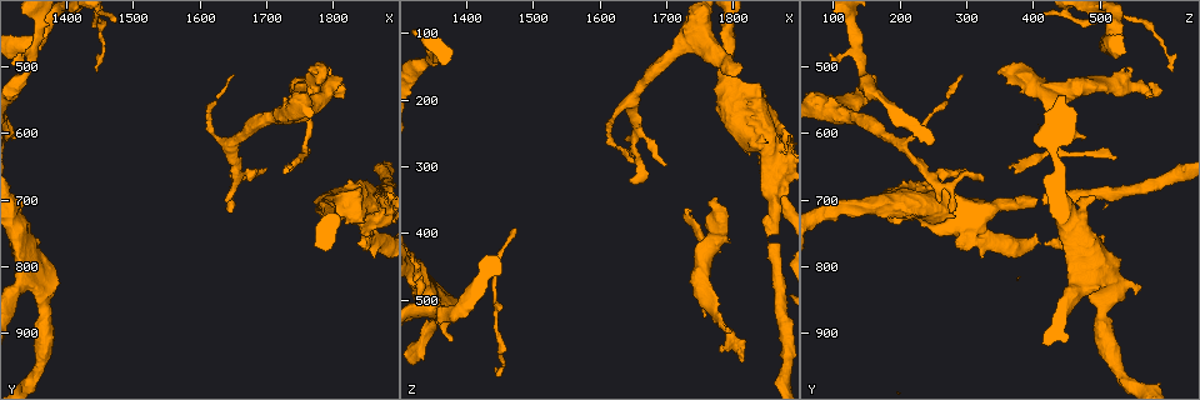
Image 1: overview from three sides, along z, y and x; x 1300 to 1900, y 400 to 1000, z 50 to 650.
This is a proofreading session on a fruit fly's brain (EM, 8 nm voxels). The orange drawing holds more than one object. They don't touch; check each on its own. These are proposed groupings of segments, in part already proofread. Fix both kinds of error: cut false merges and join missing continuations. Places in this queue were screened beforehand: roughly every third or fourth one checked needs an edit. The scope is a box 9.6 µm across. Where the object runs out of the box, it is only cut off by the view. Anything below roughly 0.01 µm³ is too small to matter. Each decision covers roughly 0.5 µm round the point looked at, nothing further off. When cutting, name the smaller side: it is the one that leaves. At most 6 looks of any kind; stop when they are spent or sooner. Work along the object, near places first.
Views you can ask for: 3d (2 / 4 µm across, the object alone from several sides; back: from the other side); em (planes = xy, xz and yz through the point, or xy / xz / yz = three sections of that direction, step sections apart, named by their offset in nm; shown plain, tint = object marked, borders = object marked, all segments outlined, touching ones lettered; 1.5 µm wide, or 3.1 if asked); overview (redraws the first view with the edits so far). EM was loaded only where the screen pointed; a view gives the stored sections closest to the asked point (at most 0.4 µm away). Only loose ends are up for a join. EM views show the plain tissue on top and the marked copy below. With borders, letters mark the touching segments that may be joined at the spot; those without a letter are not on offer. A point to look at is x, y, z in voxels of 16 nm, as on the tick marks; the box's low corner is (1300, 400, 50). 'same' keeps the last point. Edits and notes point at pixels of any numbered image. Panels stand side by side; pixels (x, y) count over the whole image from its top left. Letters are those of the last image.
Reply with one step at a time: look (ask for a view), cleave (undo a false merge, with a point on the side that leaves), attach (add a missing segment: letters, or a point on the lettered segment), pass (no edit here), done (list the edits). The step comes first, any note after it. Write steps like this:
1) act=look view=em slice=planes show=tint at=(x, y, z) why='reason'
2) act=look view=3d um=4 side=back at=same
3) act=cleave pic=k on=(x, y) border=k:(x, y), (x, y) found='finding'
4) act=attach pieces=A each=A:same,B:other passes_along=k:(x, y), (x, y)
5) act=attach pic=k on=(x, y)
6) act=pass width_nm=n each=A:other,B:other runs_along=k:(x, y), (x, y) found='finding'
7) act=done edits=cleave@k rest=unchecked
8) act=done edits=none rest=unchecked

act=look view=em slice=xy step=8 show=borders at=(1650, 670, 325) why='free end'

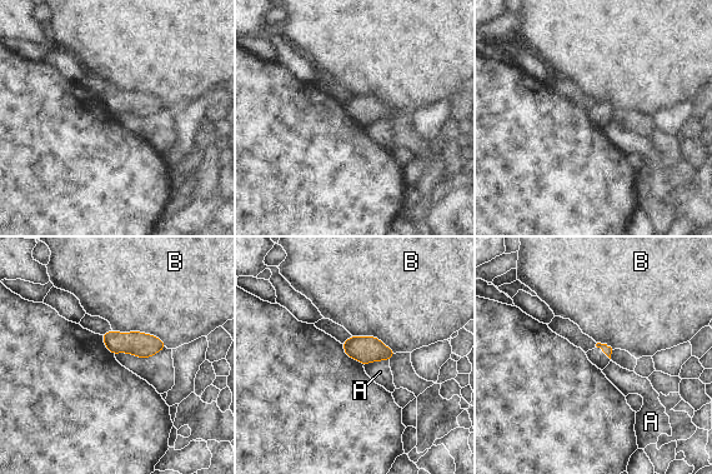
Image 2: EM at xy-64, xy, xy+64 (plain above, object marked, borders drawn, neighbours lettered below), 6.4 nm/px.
act=pass each=A:other,B:other found='no lettered segment goes on from it'

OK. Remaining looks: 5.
act=look view=em slice=yz step=8 show=tint at=(1380, 830, 560) why='tapers out'

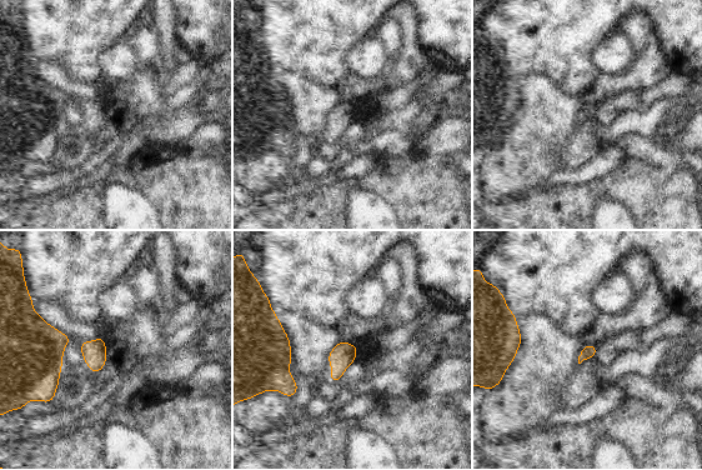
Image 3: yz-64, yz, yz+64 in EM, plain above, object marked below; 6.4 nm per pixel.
act=look view=em slice=planes show=borders at=same

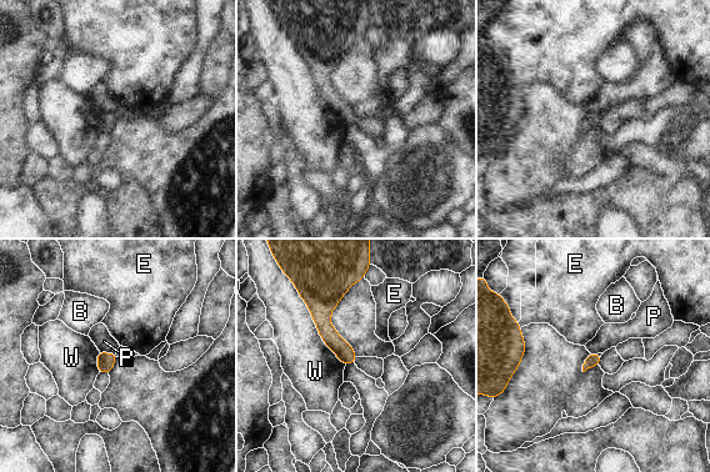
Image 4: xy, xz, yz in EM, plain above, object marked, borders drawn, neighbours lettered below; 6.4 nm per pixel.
act=pass each=B:other,E:other,P:other,W:other border=4:(99, 350), (106, 354), (115, 354) found='no lettered segment goes on from it'

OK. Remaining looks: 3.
act=look view=3d um=2 at=(1350, 470, 135) why='sudden change in width'

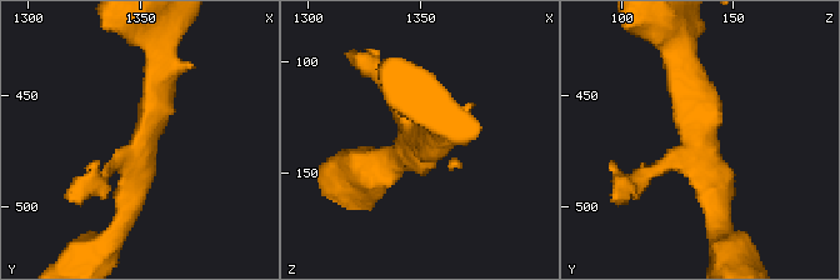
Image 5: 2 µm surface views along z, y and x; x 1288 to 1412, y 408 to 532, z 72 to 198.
act=look view=em slice=xy step=8 show=tint at=(1351, 468, 136) why='need the tissue'

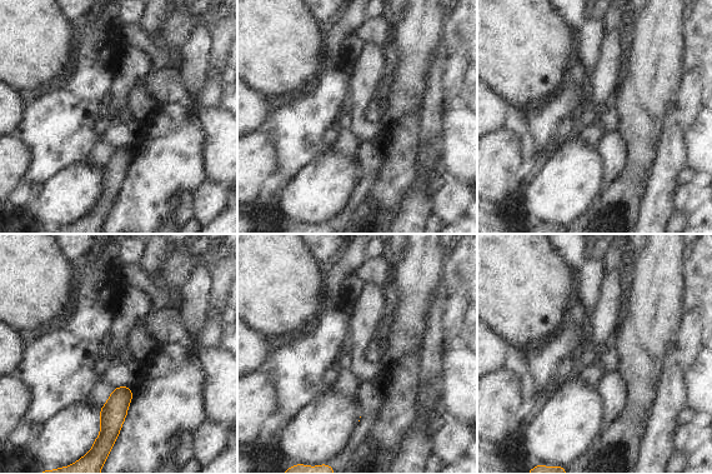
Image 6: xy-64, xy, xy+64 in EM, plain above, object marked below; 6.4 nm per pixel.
act=look view=em slice=planes show=borders at=same

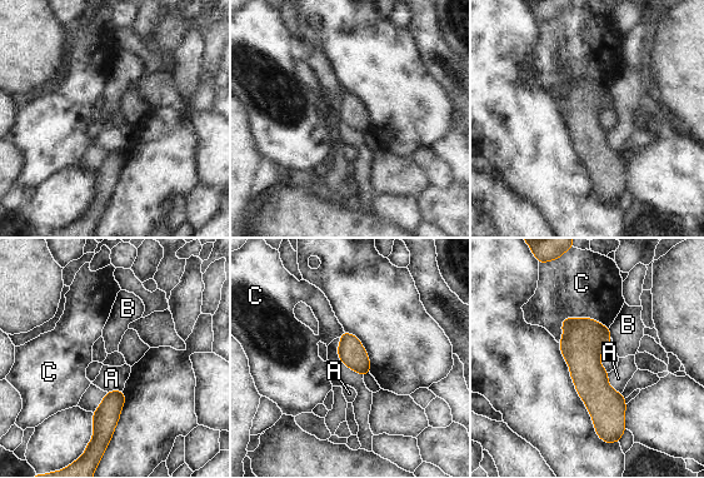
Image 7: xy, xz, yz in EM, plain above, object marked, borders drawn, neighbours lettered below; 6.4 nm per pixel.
act=pass width_nm=170 longest_contact=C:340nm each=A:other,B:other,C:other found='continuous, no second neuron'

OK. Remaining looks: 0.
act=done edits=none rest=unchecked

